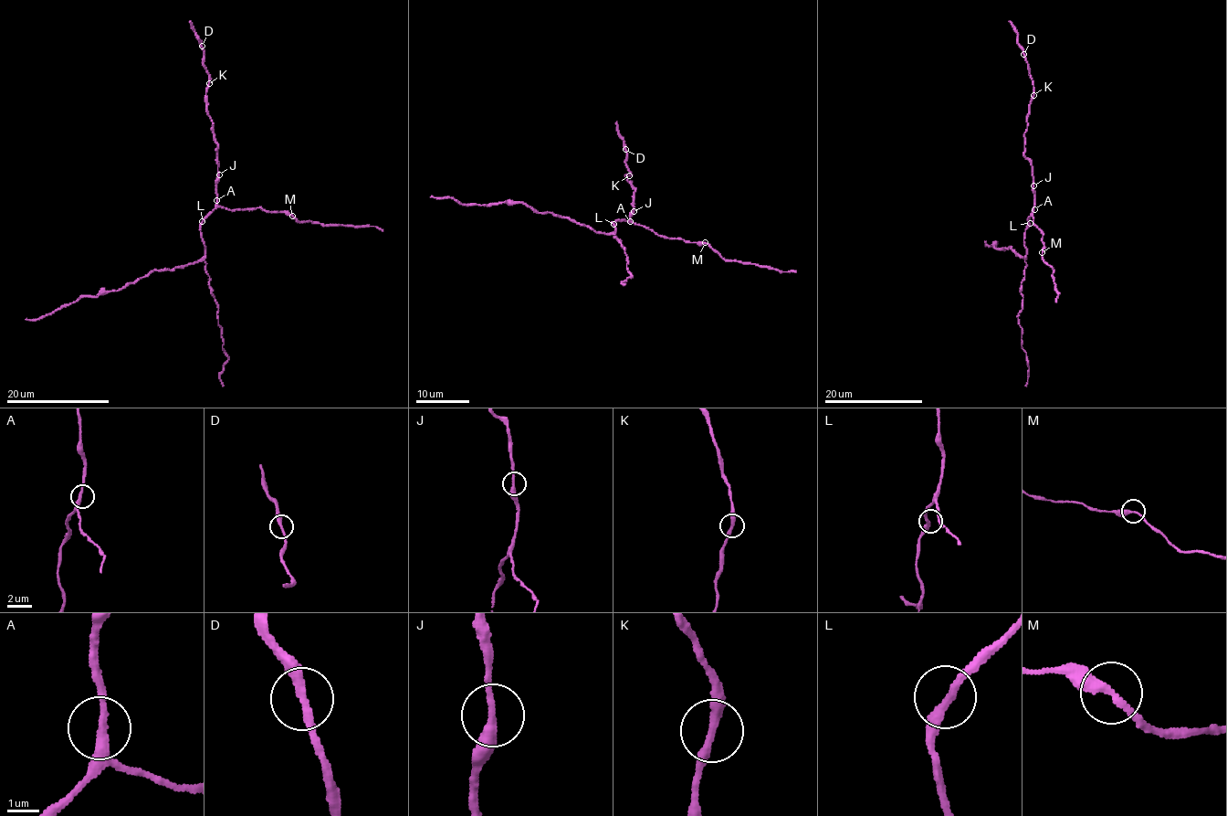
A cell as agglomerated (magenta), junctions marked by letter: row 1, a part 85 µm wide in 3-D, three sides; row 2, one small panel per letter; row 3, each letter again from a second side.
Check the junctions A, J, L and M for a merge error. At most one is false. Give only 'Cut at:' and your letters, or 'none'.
Cut at: none

